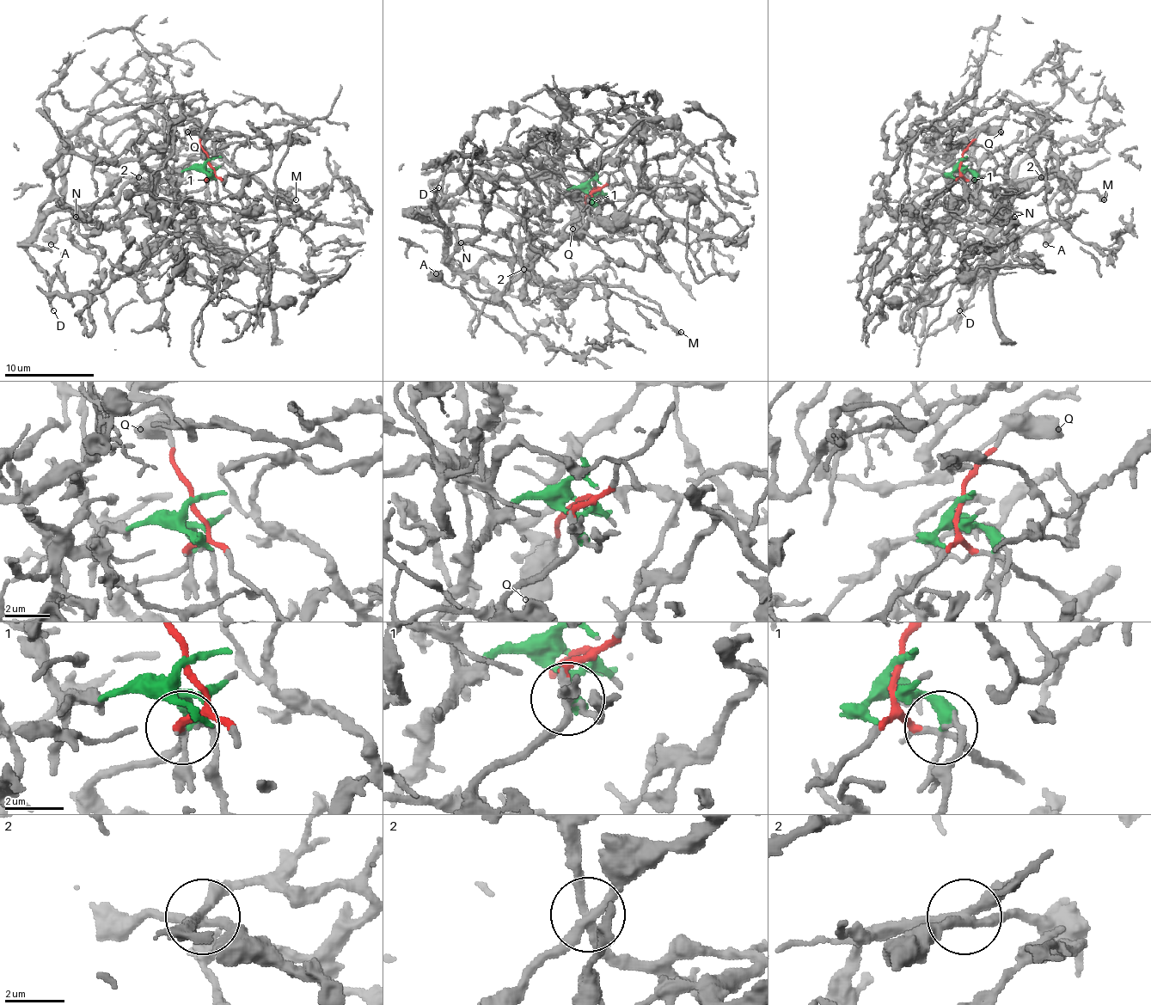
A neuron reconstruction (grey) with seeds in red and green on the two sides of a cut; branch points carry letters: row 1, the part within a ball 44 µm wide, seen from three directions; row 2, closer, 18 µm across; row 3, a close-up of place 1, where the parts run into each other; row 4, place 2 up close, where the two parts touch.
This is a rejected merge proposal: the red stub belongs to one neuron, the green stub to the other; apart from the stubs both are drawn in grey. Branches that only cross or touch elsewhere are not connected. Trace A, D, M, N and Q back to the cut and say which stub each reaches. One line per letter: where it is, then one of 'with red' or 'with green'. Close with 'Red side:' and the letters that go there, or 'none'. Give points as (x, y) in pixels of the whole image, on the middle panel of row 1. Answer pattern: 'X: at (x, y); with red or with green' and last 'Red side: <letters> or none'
A: at (436, 273); with red
D: at (438, 187); with green
M: at (681, 332); with green
N: at (461, 242); with green
Q: at (572, 229); with red
Red side: A, Q

